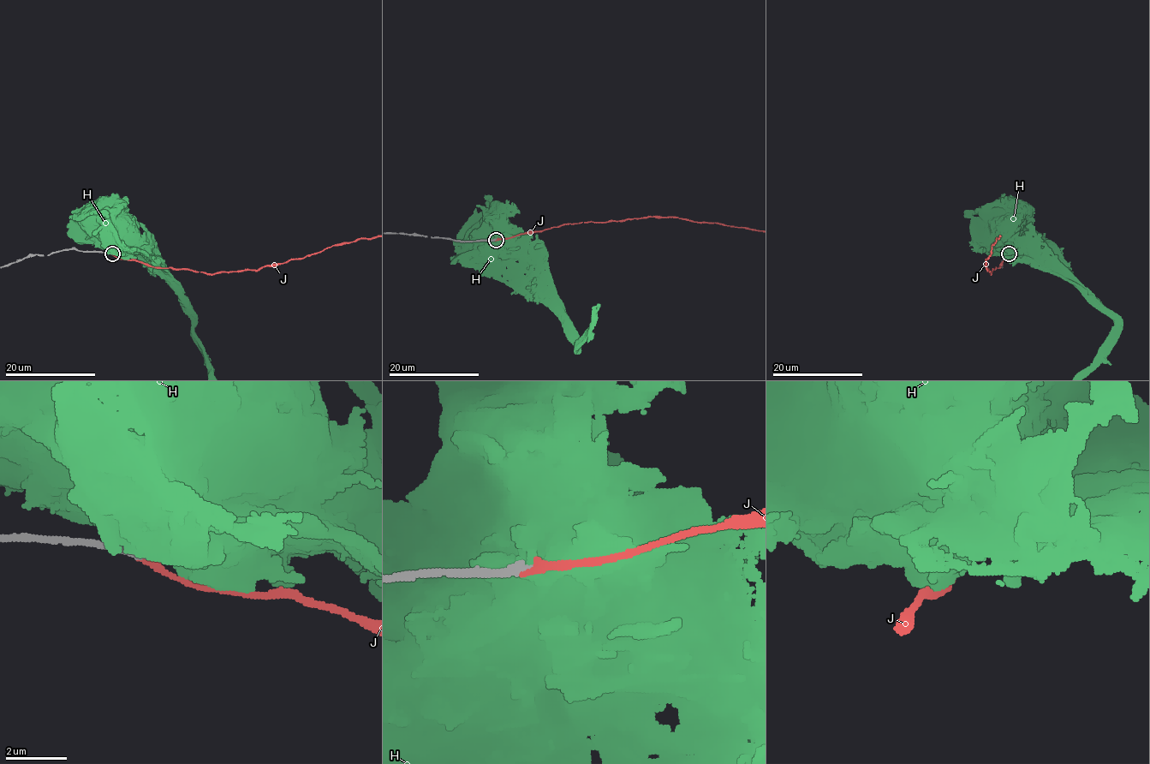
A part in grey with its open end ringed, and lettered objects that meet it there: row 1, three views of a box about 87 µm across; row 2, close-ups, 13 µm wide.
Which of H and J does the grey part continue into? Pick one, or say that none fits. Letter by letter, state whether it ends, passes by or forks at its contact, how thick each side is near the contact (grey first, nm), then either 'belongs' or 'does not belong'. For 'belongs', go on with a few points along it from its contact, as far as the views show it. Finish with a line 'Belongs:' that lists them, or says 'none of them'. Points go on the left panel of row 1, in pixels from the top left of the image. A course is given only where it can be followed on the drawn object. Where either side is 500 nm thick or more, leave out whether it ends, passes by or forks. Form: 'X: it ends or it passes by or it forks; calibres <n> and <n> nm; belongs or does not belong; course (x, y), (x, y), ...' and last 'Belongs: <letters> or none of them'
H: calibres 280 and 700 nm; does not belong
J: it ends; calibres 280 and 240 nm; belongs
Belongs: J

